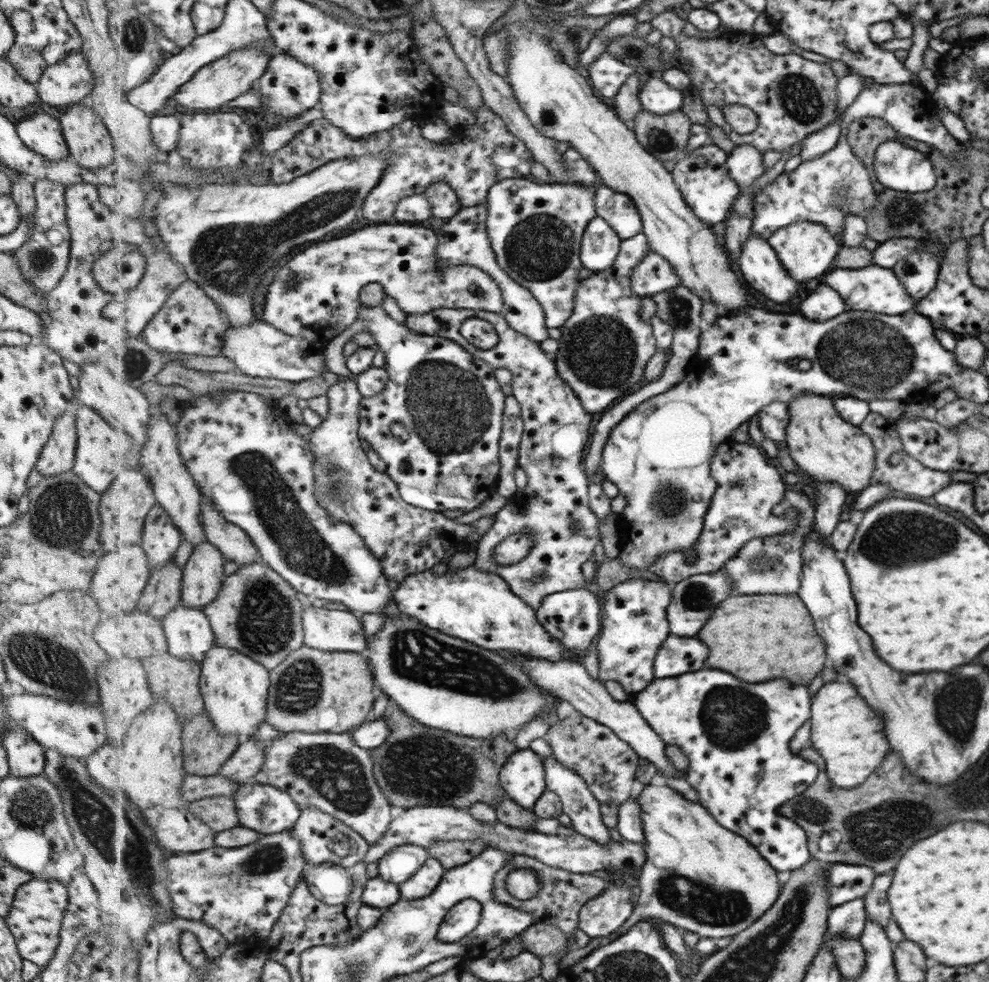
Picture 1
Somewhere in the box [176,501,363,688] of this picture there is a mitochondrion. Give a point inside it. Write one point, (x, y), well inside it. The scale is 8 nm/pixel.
(265, 624)

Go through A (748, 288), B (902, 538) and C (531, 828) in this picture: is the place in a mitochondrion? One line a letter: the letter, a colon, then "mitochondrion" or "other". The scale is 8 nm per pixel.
A: other
B: mitochondrion
C: other

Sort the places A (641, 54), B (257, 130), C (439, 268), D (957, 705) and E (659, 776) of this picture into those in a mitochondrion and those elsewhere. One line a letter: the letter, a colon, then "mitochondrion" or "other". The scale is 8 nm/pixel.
A: mitochondrion
B: other
C: other
D: mitochondrion
E: other

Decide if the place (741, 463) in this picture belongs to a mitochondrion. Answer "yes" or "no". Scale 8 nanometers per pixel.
no

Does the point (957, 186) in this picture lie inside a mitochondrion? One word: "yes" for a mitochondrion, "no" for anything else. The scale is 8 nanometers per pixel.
no

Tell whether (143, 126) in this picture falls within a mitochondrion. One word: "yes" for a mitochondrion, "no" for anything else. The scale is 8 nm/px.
no

